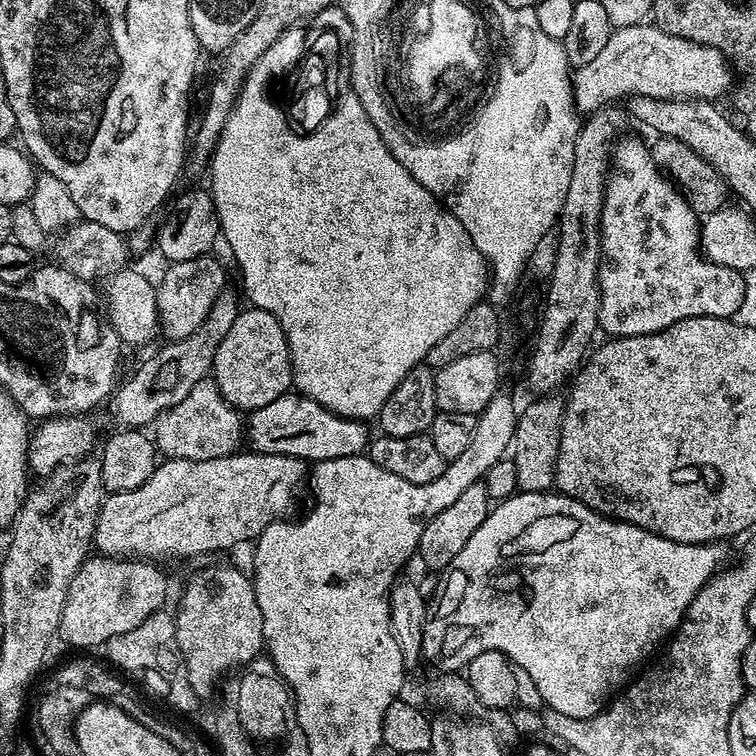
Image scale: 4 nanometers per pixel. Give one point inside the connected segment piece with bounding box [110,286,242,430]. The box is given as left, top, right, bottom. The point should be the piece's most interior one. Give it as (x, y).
(159, 383)

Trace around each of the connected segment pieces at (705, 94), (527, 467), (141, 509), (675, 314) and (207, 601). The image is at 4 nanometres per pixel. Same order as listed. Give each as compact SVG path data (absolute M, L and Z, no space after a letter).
M645 22L642 24L635 24L634 26L626 26L625 28L618 28L613 30L603 50L600 51L598 55L596 55L590 62L586 62L586 66L575 69L575 71L571 73L572 101L576 103L577 113L580 114L591 114L597 112L599 108L611 105L613 102L623 101L625 98L633 95L633 93L638 96L658 98L659 100L710 100L716 102L719 101L719 96L724 96L727 94L728 87L730 87L729 92L733 87L731 71L733 72L733 69L730 67L730 61L728 57L724 55L724 53L719 52L718 50L714 50L705 44L695 44L694 42L690 42L684 38L671 36L670 34L663 32L660 28L657 28L655 23Z
M549 394L533 399L533 404L523 405L516 417L516 429L510 449L510 458L514 462L514 470L518 470L518 489L522 492L546 492L553 487L556 479L556 463L558 462L559 436L562 430L565 401L559 395Z
M237 450L231 456L209 460L169 460L157 463L154 474L138 490L105 495L96 519L94 548L109 558L139 558L144 562L184 560L207 552L224 552L235 544L255 541L266 526L289 515L300 483L305 483L310 468L296 456Z
M621 138L616 141L610 153L610 167L608 169L608 182L604 186L604 201L600 215L600 305L598 306L598 328L601 333L609 332L609 337L645 336L666 330L674 326L674 322L686 318L699 316L713 316L727 320L735 317L738 306L742 306L742 294L746 294L744 273L734 270L730 266L718 266L714 262L704 259L700 251L700 225L701 217L688 203L687 196L680 193L680 189L661 172L658 165L652 161L652 153L647 143L640 140Z
M236 568L202 569L189 582L174 619L186 674L197 697L210 695L221 678L243 668L265 651L262 610L258 610L256 591L251 579Z

